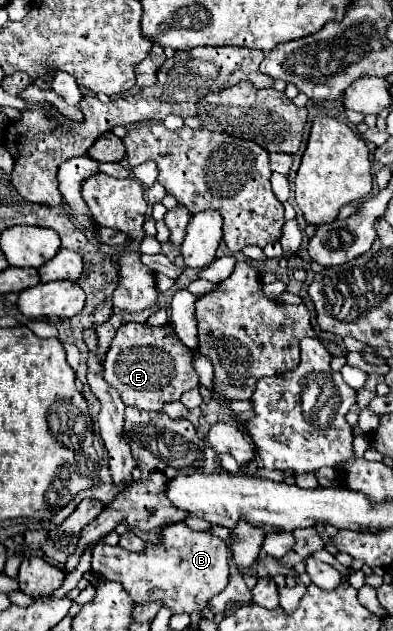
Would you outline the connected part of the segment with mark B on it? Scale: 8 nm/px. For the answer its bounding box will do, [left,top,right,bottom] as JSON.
[91,522,229,614]

